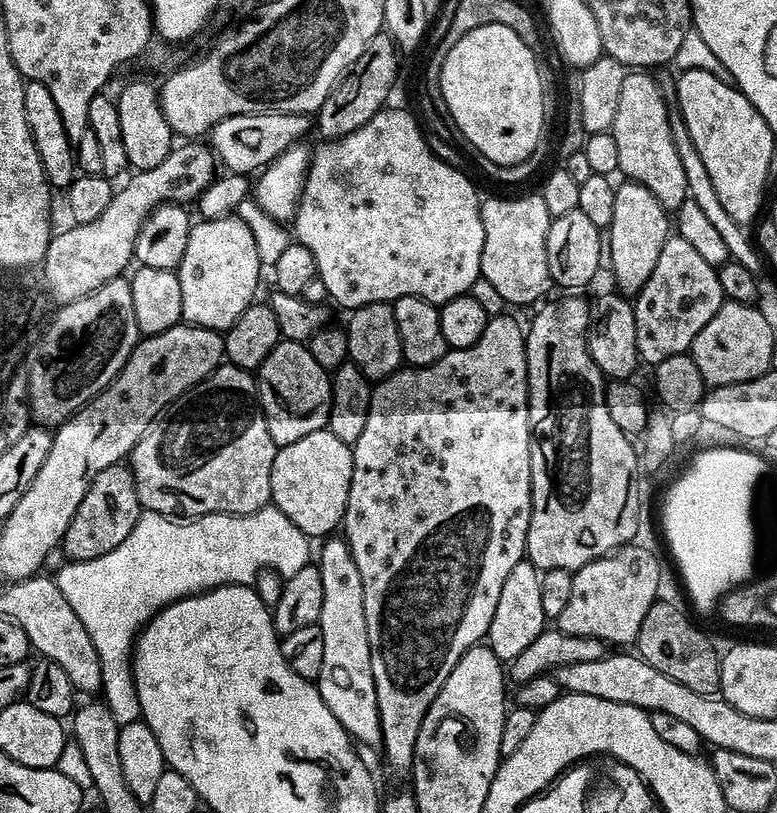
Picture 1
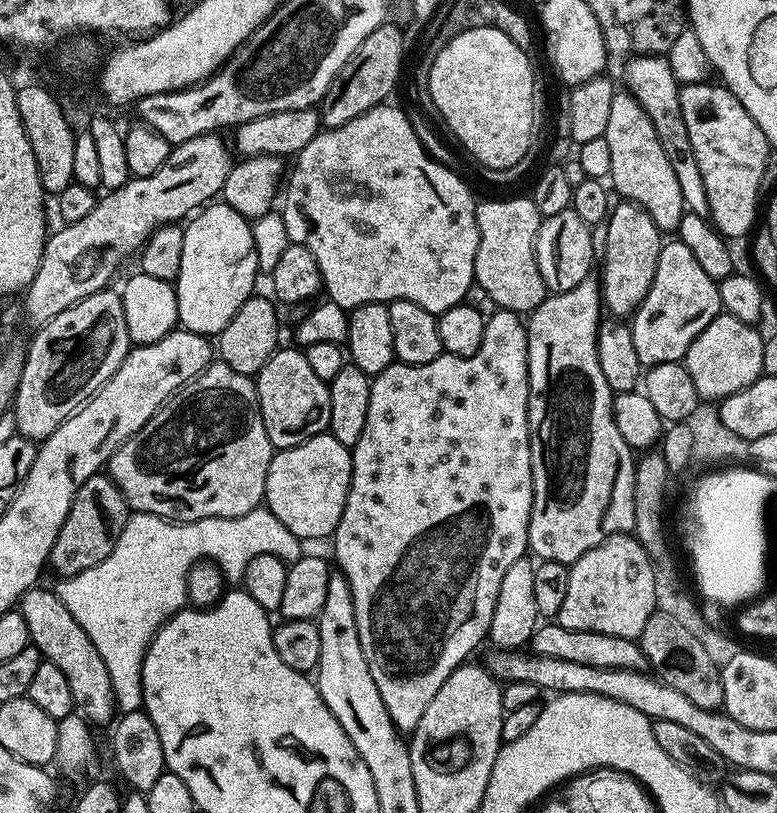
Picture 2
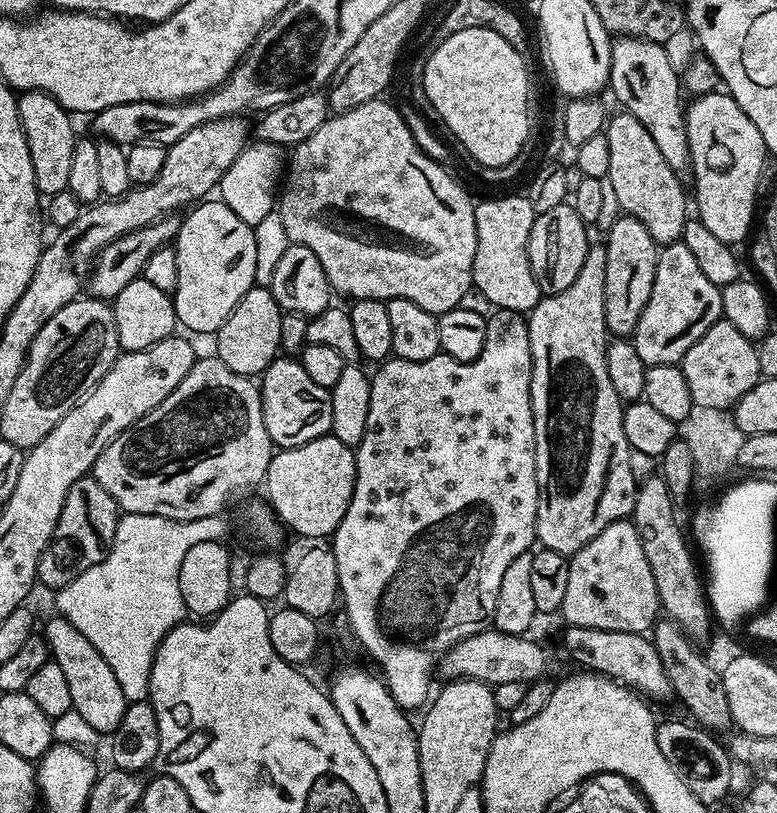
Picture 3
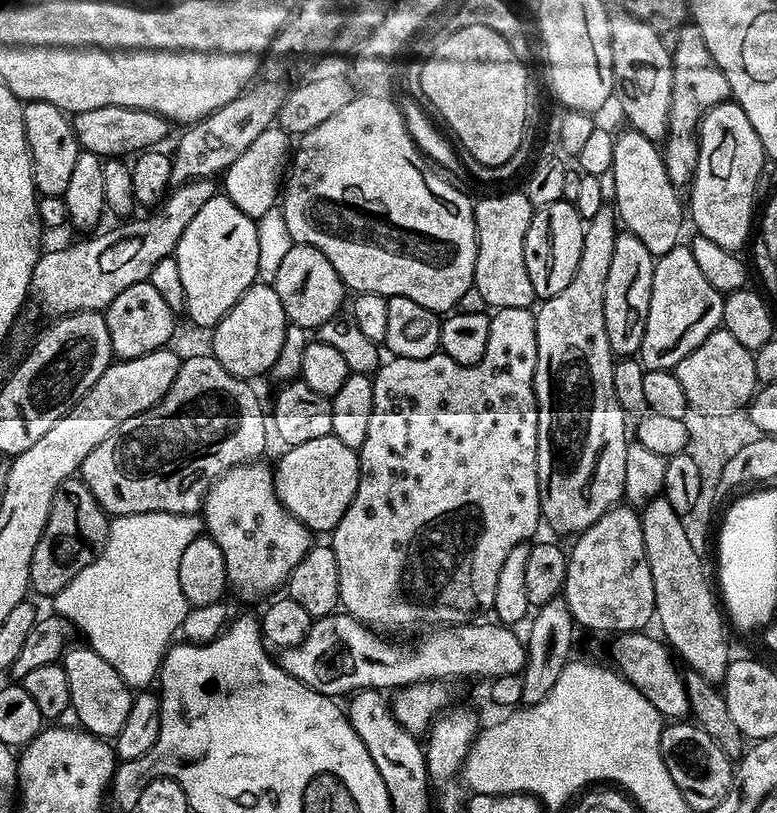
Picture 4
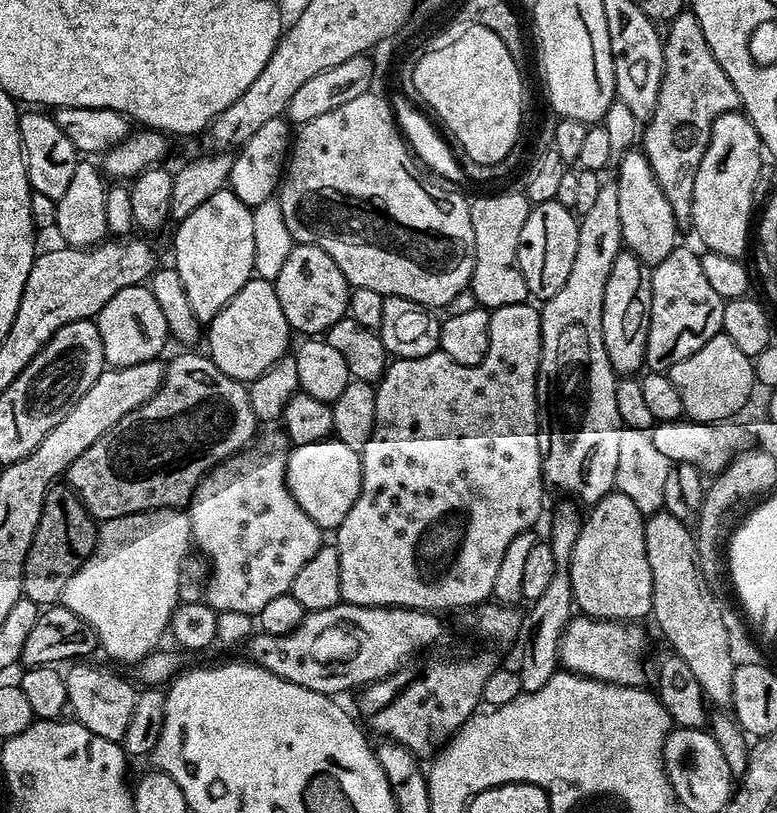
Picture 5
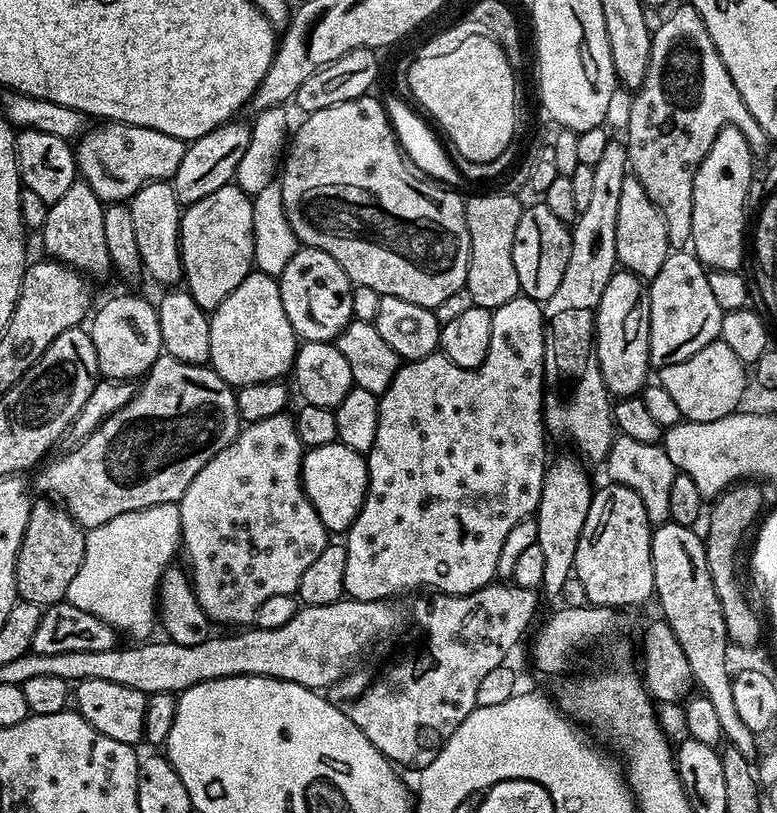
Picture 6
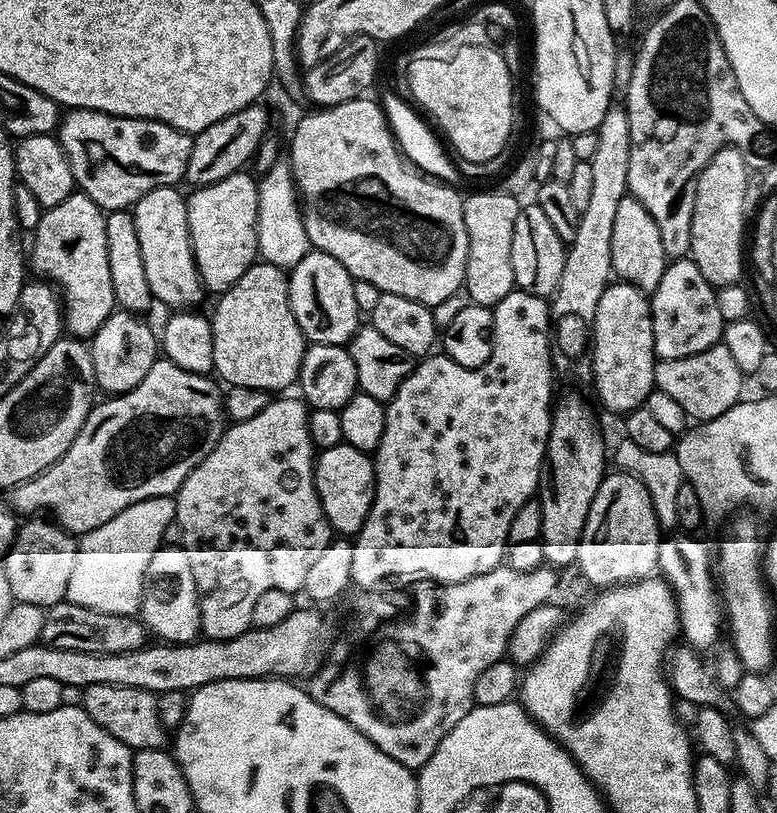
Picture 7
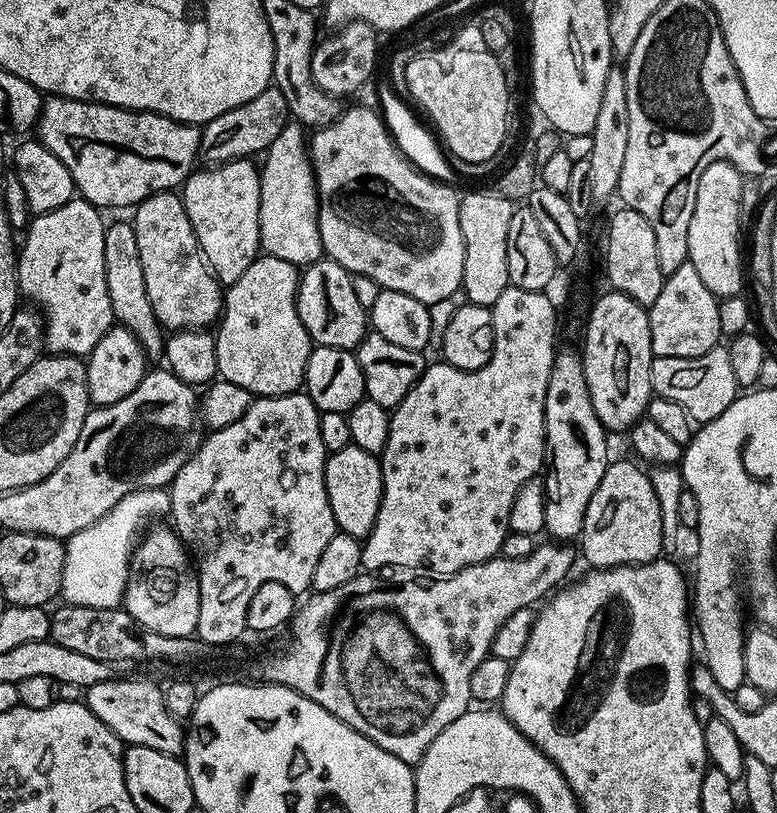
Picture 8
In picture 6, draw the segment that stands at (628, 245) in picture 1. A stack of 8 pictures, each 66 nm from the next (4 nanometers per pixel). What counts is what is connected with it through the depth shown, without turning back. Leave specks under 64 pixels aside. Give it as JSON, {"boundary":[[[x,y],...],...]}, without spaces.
{"boundary":[[[617,270],[606,282],[602,302],[596,308],[596,353],[602,378],[613,397],[634,396],[645,387],[650,373],[649,346],[650,298],[645,281],[632,272]]]}

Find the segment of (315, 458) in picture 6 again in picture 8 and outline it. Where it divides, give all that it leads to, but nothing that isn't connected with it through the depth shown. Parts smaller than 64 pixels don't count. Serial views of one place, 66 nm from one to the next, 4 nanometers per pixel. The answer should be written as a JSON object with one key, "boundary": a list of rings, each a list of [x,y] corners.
{"boundary":[[[349,446],[329,455],[324,467],[324,477],[326,478],[326,494],[330,498],[330,510],[334,510],[337,529],[357,538],[366,538],[378,518],[378,510],[384,493],[379,459],[371,452]]]}

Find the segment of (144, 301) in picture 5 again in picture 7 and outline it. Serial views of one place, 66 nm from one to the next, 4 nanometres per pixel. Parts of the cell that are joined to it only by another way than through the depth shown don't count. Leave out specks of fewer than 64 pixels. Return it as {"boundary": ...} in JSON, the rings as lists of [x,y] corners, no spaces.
{"boundary":[[[123,310],[113,311],[112,315],[102,322],[102,326],[96,331],[96,335],[91,337],[90,347],[92,349],[92,361],[94,362],[94,378],[97,389],[104,394],[119,394],[129,392],[150,370],[150,366],[158,359],[158,336],[150,325],[135,312]]]}

